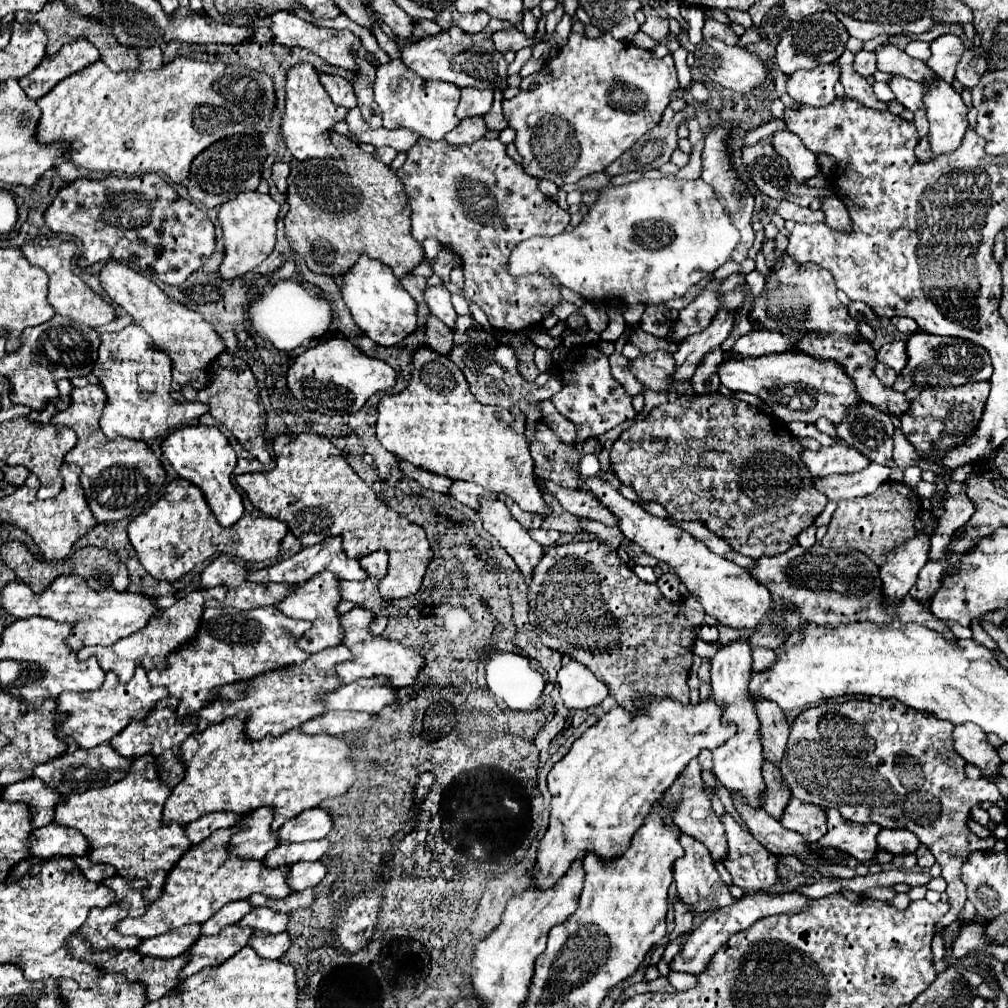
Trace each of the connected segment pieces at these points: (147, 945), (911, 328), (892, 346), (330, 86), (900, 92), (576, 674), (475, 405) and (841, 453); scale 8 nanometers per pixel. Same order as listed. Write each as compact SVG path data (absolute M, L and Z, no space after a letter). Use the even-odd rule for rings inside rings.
M182 926L182 930L170 930L170 934L144 940L136 950L152 958L174 958L192 946L200 938L200 926Z
M896 316L896 318L892 320L892 324L894 324L902 334L908 334L908 336L914 334L914 332L918 330L918 324L916 324L912 318L906 318L906 316L904 316L904 318Z
M898 340L898 342L884 344L878 350L878 362L884 362L886 366L900 372L906 366L906 342Z
M320 72L320 78L322 78L322 84L326 86L334 104L344 106L344 108L356 106L356 94L354 94L352 82L348 82L342 76L328 76L328 74L322 74L322 72Z
M894 76L890 80L890 88L892 92L896 94L896 100L908 108L910 112L916 112L920 108L924 108L924 102L922 102L922 96L926 94L926 88L918 82L912 82L908 78L902 78L902 76Z
M576 660L562 666L558 672L558 684L560 696L568 708L592 708L608 696L606 684Z
M422 346L412 356L414 372L410 378L410 386L400 392L398 396L382 396L378 404L378 424L376 424L376 438L380 444L392 452L398 454L400 460L412 462L418 468L424 468L428 472L452 478L452 480L466 480L480 484L496 494L510 496L522 510L550 516L552 508L544 502L542 492L538 488L536 476L534 476L534 460L528 452L526 442L526 416L514 406L510 410L500 406L484 406L480 404L474 394L470 394L470 388L466 386L466 378L454 362L450 362L448 356L442 356L434 352L428 346Z
M834 444L820 448L818 452L804 450L802 460L806 462L812 476L830 476L830 474L848 474L864 470L870 460L852 446Z

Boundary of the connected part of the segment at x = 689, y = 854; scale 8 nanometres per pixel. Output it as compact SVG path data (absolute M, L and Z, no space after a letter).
M686 834L680 836L680 844L682 844L686 856L682 856L682 858L678 858L674 862L674 884L676 884L678 898L696 914L730 906L734 902L734 898L730 896L730 892L724 886L720 874L716 872L714 860L712 860L710 852L706 850L706 846L702 846L698 840L694 840L694 838L686 836Z

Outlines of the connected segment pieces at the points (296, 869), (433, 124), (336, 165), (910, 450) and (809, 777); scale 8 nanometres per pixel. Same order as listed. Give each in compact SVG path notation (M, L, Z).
M296 862L290 866L288 884L292 890L314 888L326 876L326 866L322 862Z
M390 60L388 64L378 66L374 96L384 116L384 128L388 130L410 128L428 140L442 140L446 132L454 130L460 122L456 118L460 88L450 82L424 80L422 76L414 74L414 70L404 66L400 60Z
M332 134L332 142L342 152L342 158L304 160L292 166L292 172L288 176L290 210L284 218L290 246L296 254L304 256L308 268L316 274L342 276L354 266L354 262L362 254L366 254L368 258L376 258L382 264L390 266L396 278L404 278L424 260L424 248L410 234L410 206L400 178L384 162L378 162L372 154L364 152L350 138L342 134Z
M896 428L896 432L894 432L892 460L896 462L896 468L900 468L900 470L906 470L908 466L918 466L918 460L922 460L922 456L918 452L914 452L914 446L910 446L910 442L906 442L906 436L902 434L900 428Z
M896 698L872 704L870 700L848 700L842 704L826 702L804 710L790 726L790 740L780 764L780 772L800 802L810 802L824 808L836 808L850 822L874 822L882 828L906 828L934 854L942 866L942 878L948 882L946 896L950 902L948 914L936 922L936 930L952 924L964 908L966 886L960 880L960 868L976 850L994 846L994 840L982 840L968 830L970 808L978 802L998 802L998 788L986 780L970 780L964 774L966 760L954 750L952 722L942 722L934 714L910 710Z

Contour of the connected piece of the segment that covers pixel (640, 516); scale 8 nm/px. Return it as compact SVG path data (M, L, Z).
M590 476L580 488L592 492L606 508L616 514L616 518L620 518L618 528L630 542L638 544L646 554L654 556L656 560L664 560L670 568L674 568L680 582L686 584L686 588L700 602L704 612L714 616L720 624L730 628L752 630L762 622L764 616L770 614L770 592L760 582L754 582L754 576L750 576L746 568L740 568L738 564L710 552L704 542L696 540L690 532L682 530L670 520L662 520L648 514L640 504L626 500L618 494L616 488L596 476Z

